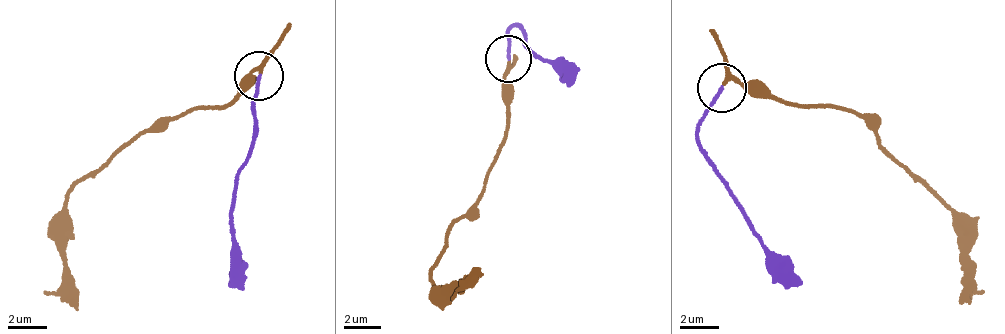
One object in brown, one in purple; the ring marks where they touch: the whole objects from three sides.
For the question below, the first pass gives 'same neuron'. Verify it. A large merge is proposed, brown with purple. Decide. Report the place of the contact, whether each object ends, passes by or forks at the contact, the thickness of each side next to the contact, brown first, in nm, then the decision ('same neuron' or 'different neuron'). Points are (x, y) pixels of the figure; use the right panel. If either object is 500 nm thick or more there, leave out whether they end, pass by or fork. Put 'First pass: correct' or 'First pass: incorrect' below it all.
at (721, 88); brown passes by; purple ends there; 180 nm thick on the brown side, 170 nm on the other; same neuron
First pass: correct

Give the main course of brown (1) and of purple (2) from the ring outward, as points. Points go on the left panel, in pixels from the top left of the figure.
1: (263, 72), (243, 79), (232, 98), (221, 107), (159, 118), (71, 191), (65, 229), (68, 301), (77, 311)
2: (258, 76), (255, 131), (231, 217), (229, 269), (238, 289)

